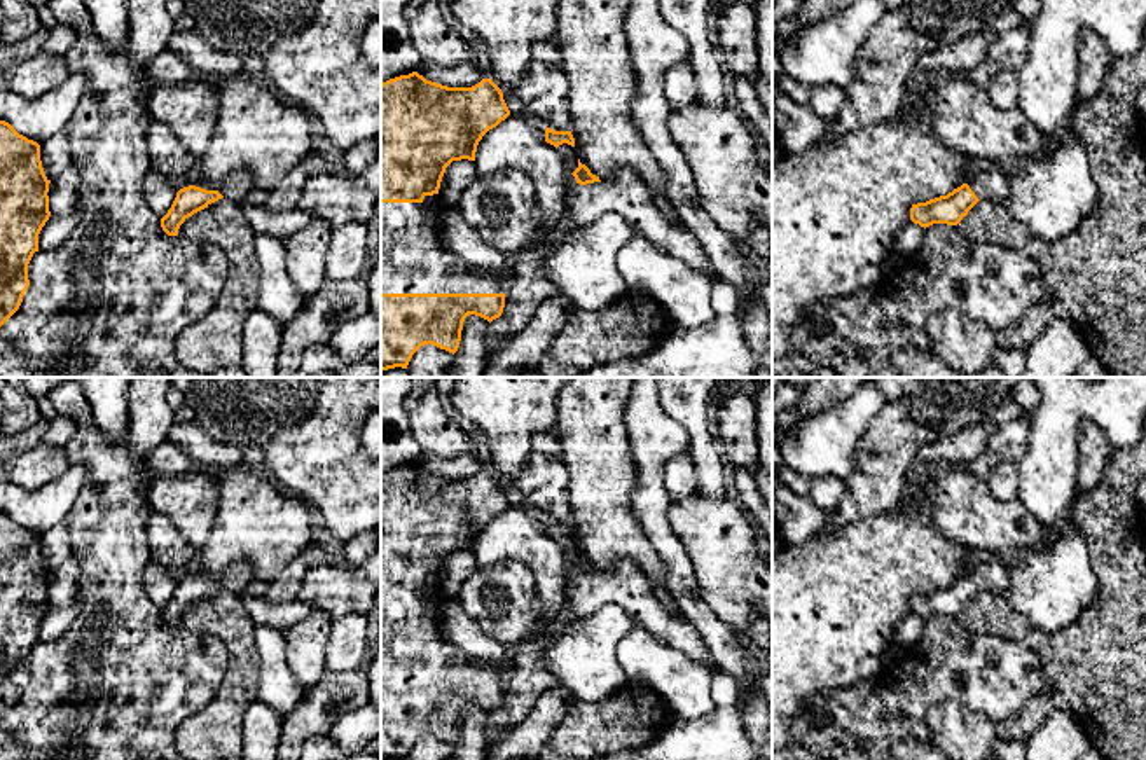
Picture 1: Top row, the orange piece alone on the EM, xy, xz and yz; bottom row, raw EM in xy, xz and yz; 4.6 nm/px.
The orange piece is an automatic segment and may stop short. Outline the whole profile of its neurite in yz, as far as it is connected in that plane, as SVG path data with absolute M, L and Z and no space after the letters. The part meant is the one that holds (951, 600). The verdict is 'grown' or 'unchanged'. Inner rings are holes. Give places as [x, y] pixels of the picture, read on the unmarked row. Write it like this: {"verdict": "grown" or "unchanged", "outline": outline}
{"verdict": "grown", "outline": "M982 554L971 570L947 587L912 596L910 611L921 618L957 617L978 592L1004 596L1008 568L1001 556Z"}

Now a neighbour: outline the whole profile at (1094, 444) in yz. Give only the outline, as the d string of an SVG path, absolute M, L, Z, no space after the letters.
M1085 418L1078 425L1078 451L1078 489L1087 493L1101 482L1115 446L1097 421Z

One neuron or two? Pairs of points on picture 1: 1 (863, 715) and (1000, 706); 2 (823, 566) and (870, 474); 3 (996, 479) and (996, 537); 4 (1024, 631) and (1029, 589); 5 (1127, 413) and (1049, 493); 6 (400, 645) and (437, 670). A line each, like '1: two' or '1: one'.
1: one
2: two
3: two
4: two
5: one
6: one

